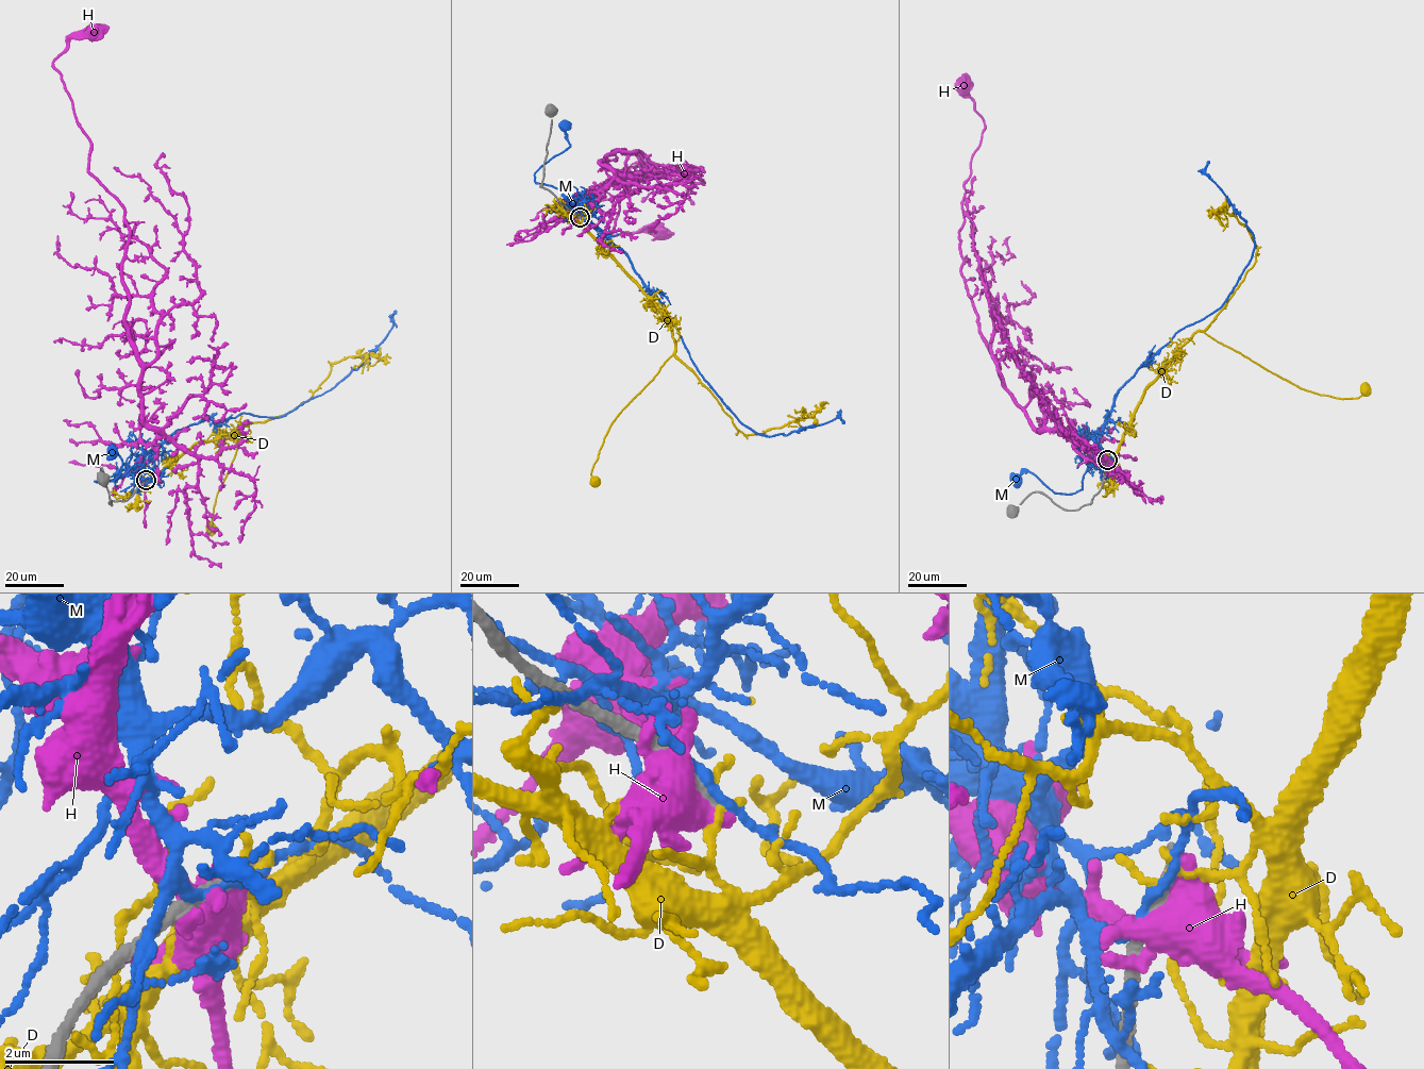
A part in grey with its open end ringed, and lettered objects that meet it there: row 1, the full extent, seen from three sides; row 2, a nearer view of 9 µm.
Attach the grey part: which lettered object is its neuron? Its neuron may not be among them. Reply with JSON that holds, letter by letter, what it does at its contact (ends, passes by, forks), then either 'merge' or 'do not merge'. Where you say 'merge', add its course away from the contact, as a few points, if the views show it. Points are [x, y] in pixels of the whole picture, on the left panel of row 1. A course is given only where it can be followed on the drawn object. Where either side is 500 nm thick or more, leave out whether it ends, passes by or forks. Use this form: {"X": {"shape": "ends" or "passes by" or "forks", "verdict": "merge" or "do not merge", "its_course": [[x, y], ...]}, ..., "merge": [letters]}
{"D": {"shape": "passes by", "verdict": "do not merge"}, "H": {"shape": "forks", "verdict": "do not merge"}, "M": {"shape": "passes by", "verdict": "do not merge"}, "merge": []}

